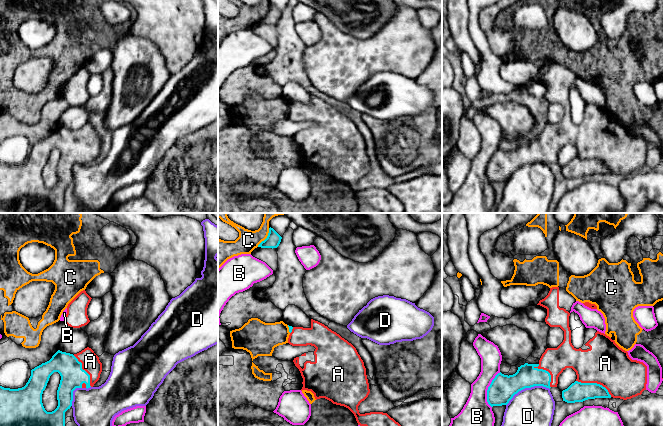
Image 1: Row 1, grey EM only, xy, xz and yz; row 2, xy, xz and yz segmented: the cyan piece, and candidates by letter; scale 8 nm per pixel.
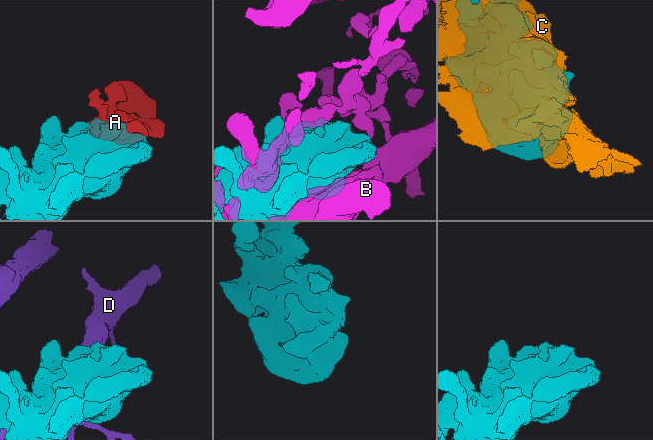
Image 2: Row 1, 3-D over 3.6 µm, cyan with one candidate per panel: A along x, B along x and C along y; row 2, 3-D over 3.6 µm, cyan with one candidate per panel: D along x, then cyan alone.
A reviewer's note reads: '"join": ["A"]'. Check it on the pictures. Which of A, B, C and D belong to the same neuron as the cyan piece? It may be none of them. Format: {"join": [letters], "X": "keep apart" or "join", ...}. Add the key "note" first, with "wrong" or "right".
{"note": "right", "join": ["A"], "A": "join", "B": "keep apart", "C": "keep apart", "D": "keep apart"}

